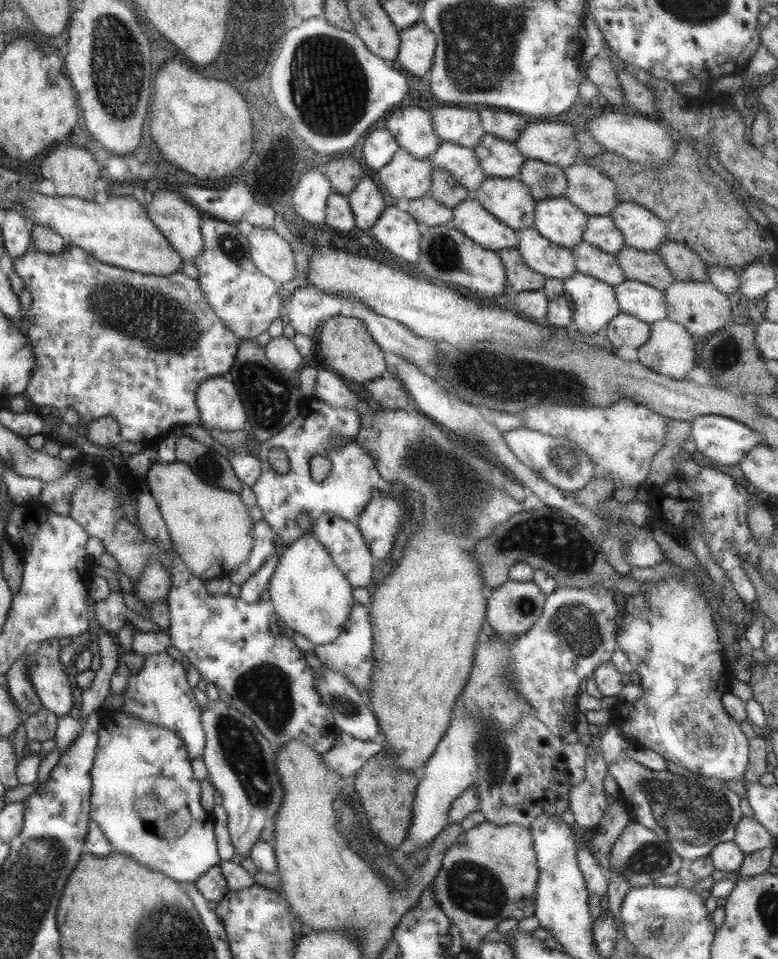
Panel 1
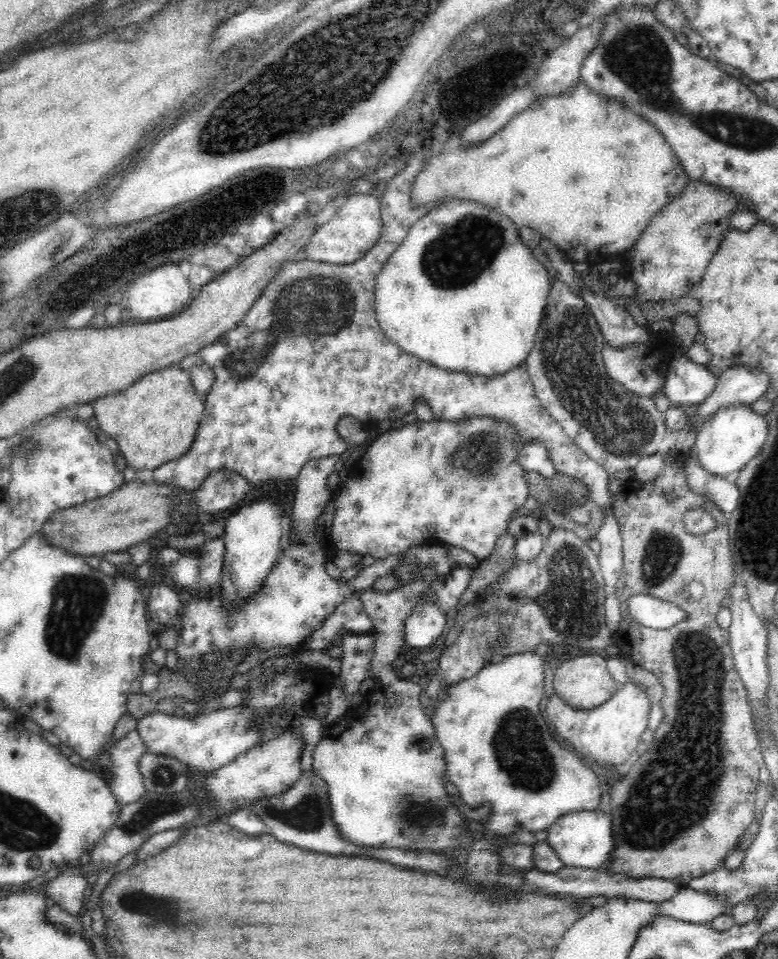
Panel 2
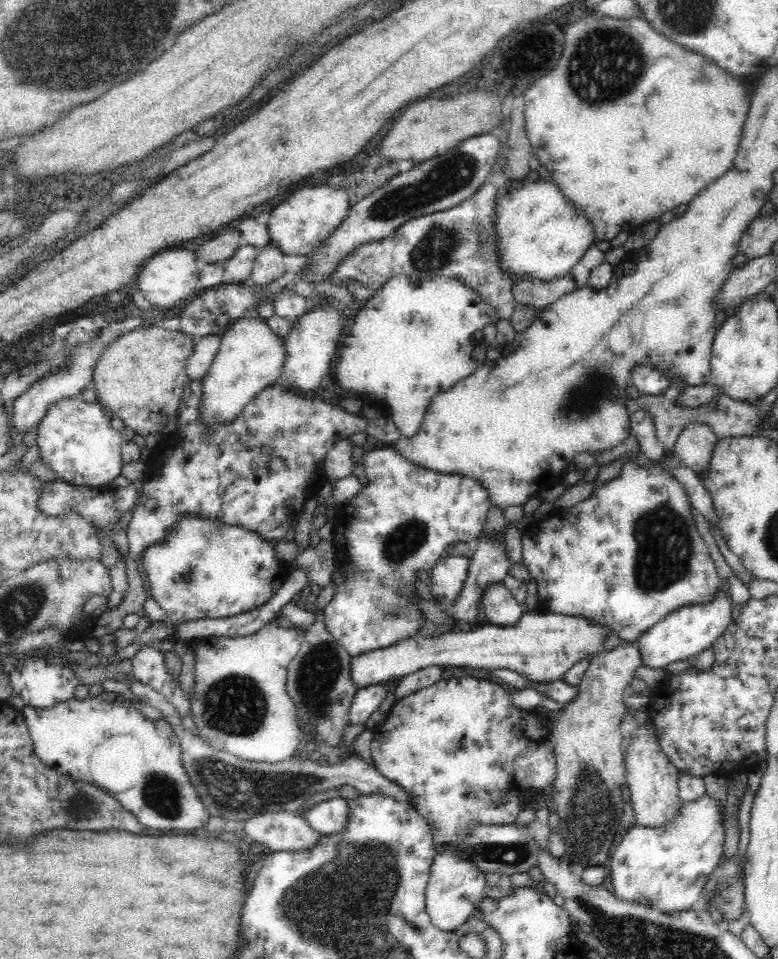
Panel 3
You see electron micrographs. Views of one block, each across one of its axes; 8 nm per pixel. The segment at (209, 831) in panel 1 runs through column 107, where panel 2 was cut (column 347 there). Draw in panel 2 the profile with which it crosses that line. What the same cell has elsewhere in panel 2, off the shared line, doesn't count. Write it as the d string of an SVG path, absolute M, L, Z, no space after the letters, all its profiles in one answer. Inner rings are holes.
M420 568L416 573L418 576L414 576L412 584L387 594L375 593L371 588L360 591L360 599L378 636L375 641L376 651L369 669L369 677L374 681L374 692L378 696L374 700L370 692L361 695L368 698L360 702L362 706L356 702L356 710L351 707L336 725L326 725L311 755L313 776L321 778L328 786L330 818L338 834L350 844L366 850L399 848L412 852L428 850L432 853L444 853L456 848L464 850L476 842L476 837L472 835L473 831L483 832L478 825L464 818L446 791L449 780L446 774L444 747L438 740L433 723L426 718L424 709L420 707L420 687L408 684L406 678L395 672L395 662L406 644L406 637L403 634L406 620L412 614L422 589L428 587L433 580L431 568Z

